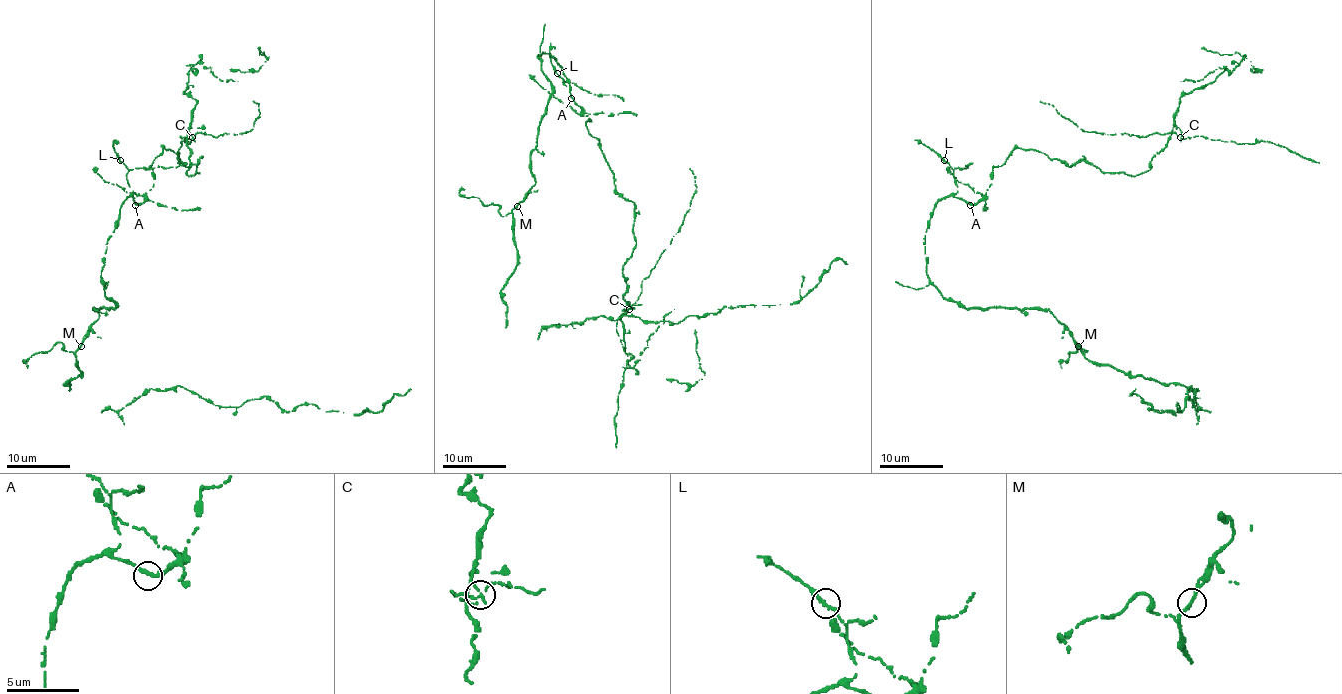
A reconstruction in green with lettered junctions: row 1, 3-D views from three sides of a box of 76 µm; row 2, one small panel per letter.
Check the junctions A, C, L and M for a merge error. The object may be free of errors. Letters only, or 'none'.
C

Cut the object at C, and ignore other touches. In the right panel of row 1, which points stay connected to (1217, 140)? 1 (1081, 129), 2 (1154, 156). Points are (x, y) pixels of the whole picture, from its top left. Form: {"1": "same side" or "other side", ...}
{"1": "same side", "2": "other side"}

